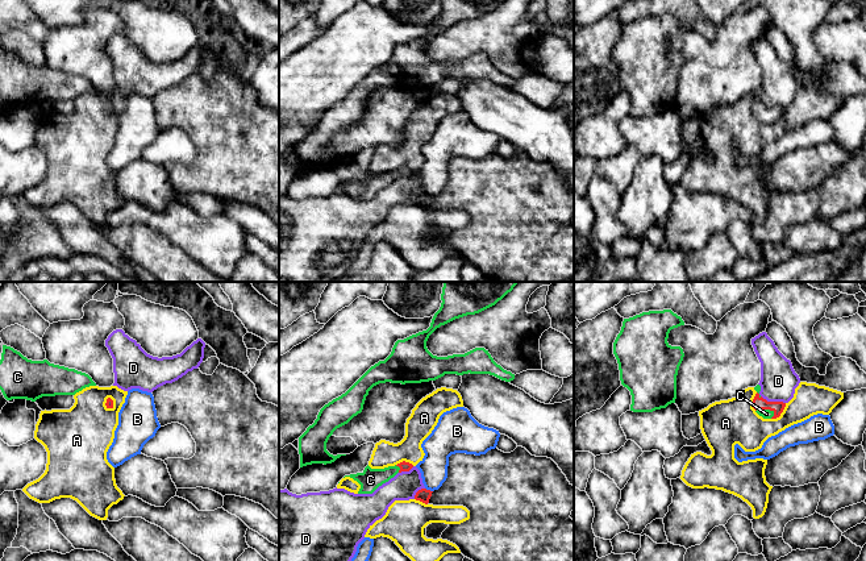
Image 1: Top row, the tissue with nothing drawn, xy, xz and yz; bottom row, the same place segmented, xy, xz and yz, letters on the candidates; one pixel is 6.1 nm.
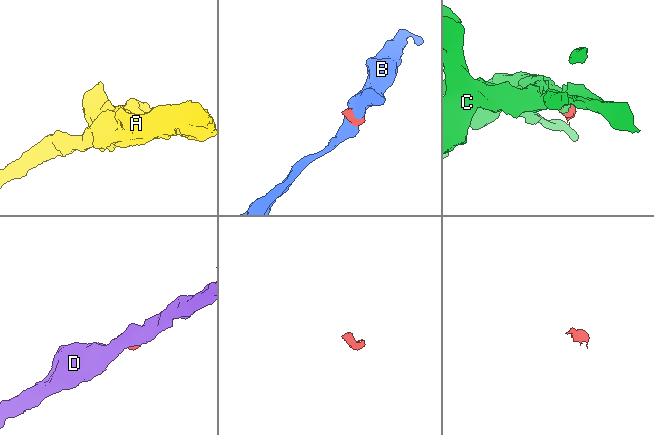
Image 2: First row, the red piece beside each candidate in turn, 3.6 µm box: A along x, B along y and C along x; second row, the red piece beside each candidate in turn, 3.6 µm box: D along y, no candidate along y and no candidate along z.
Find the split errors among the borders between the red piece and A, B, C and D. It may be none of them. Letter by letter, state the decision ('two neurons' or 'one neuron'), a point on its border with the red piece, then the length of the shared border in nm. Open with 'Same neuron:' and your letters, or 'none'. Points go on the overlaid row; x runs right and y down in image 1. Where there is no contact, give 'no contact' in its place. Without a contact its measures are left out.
Same neuron: C
A: two neurons | yz (781, 412) | 140 nm
B: two neurons | xz (429, 490) | 50 nm
C: one neuron | yz (766, 408) | 120 nm
D: two neurons | yz (771, 402) | 180 nm

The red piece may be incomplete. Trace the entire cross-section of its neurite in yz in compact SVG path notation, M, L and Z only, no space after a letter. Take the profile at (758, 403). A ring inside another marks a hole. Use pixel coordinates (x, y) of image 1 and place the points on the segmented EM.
M757 385L754 387L757 391L754 399L753 399L753 408L755 412L762 416L763 419L777 419L783 412L786 403L783 402L767 402L759 395L761 386Z

